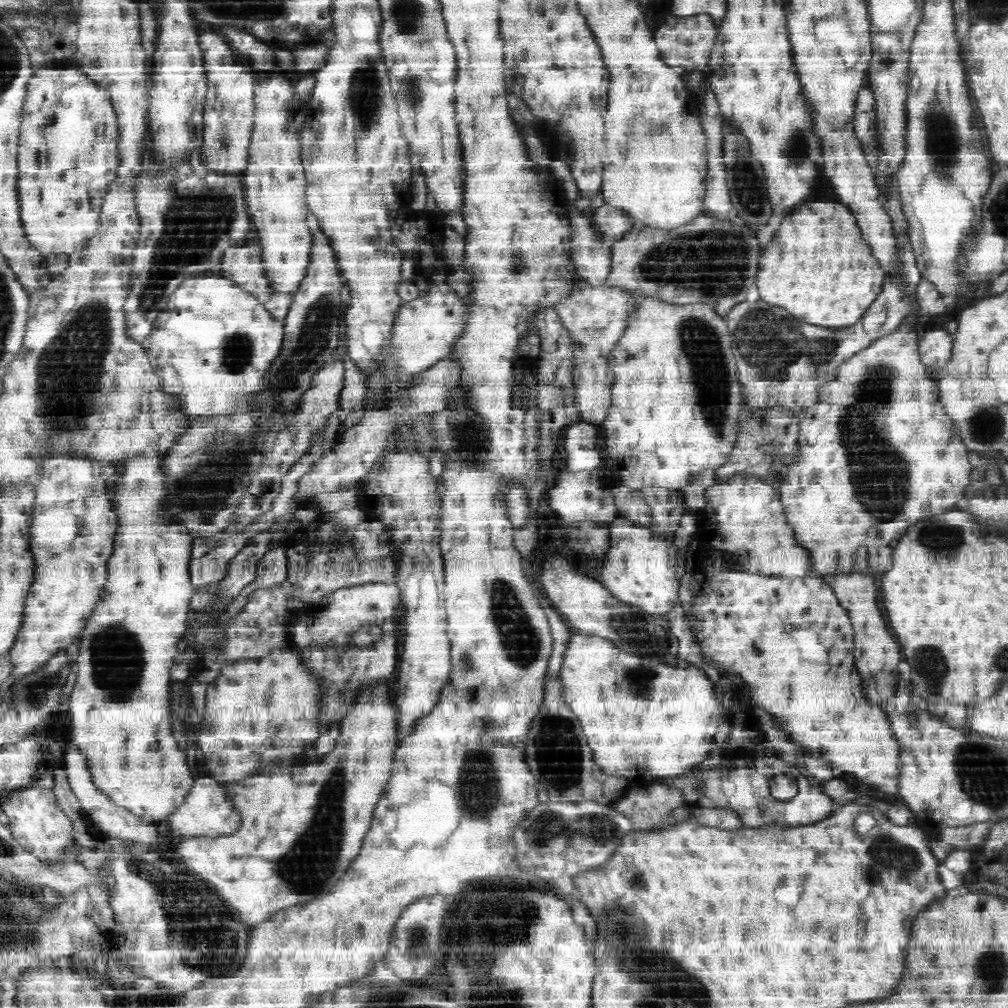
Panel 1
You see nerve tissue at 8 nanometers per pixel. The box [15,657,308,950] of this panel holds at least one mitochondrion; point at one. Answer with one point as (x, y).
(32, 693)

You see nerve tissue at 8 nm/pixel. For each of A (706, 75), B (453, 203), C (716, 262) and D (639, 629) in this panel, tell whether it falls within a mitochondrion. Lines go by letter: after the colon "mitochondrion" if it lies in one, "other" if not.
A: other
B: other
C: mitochondrion
D: mitochondrion

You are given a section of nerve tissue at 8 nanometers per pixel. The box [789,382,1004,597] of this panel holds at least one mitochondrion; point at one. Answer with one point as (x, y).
(944, 540)

